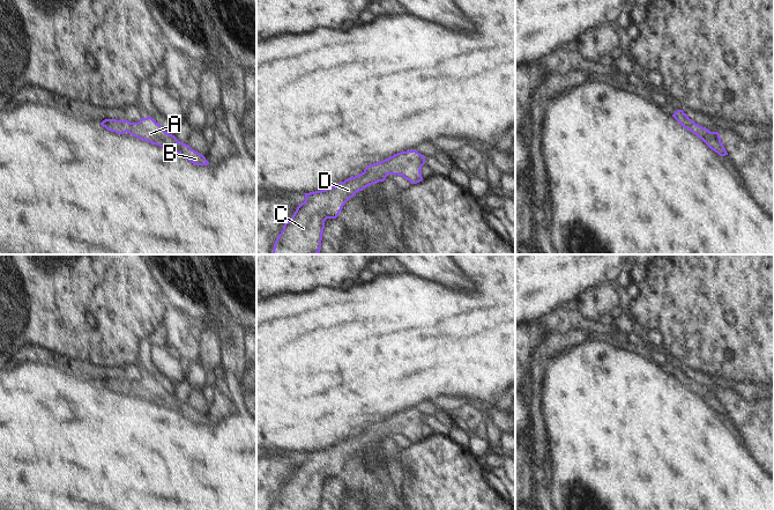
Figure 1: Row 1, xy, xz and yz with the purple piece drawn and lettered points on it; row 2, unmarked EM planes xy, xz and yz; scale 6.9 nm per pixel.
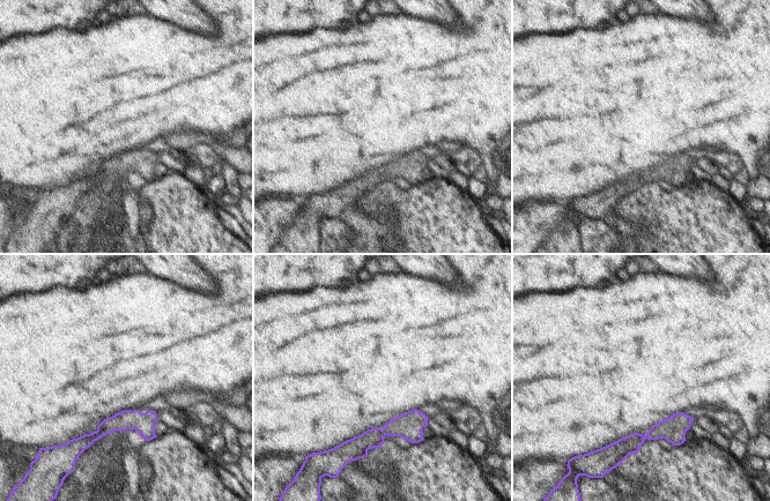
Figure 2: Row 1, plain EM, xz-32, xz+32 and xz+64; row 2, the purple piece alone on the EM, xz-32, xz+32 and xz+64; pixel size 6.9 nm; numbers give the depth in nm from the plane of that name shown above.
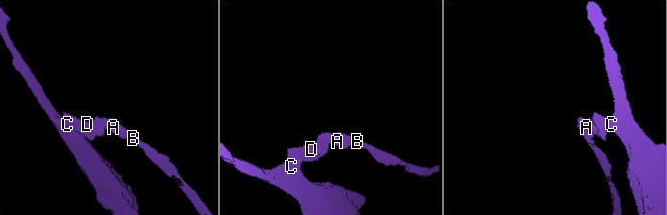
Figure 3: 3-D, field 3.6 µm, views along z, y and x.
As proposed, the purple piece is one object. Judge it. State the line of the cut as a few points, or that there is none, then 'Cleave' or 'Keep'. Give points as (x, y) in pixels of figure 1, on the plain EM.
No split. Keep

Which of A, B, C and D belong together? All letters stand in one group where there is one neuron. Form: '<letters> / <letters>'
A B C D

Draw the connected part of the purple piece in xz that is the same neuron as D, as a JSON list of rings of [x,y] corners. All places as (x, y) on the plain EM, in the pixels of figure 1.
[[[407,409],[367,424],[364,430],[355,436],[348,437],[335,445],[326,449],[304,452],[305,460],[299,463],[292,476],[284,482],[283,489],[275,500],[273,510],[320,510],[322,490],[327,478],[336,478],[345,461],[372,443],[384,441],[388,434],[402,435],[411,443],[423,439],[421,429],[425,423],[425,415],[416,409]]]

